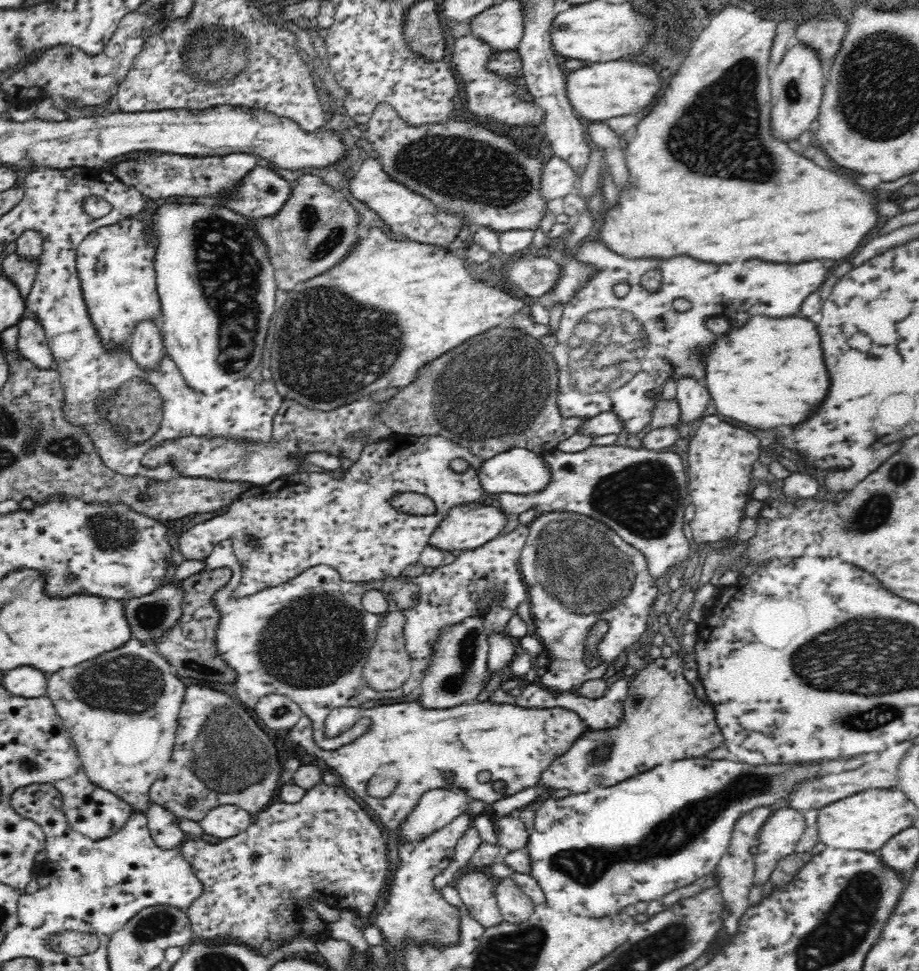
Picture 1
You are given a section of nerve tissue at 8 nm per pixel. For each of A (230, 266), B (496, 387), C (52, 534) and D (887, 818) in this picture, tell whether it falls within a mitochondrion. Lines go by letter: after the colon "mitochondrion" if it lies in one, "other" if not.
A: mitochondrion
B: mitochondrion
C: other
D: other

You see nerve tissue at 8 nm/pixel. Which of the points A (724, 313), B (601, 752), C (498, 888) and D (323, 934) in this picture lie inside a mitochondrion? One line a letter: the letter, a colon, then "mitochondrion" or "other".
A: other
B: mitochondrion
C: other
D: other

